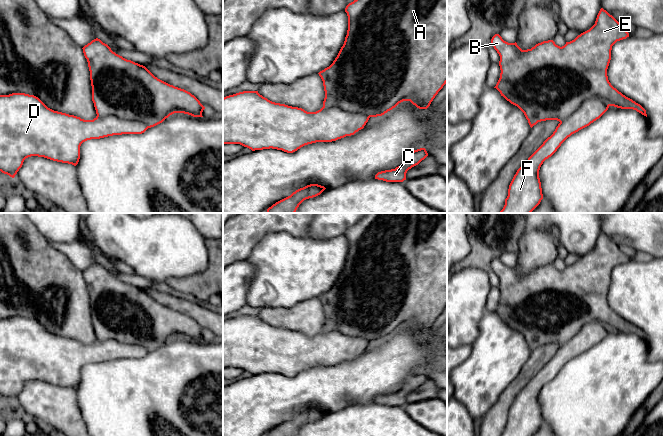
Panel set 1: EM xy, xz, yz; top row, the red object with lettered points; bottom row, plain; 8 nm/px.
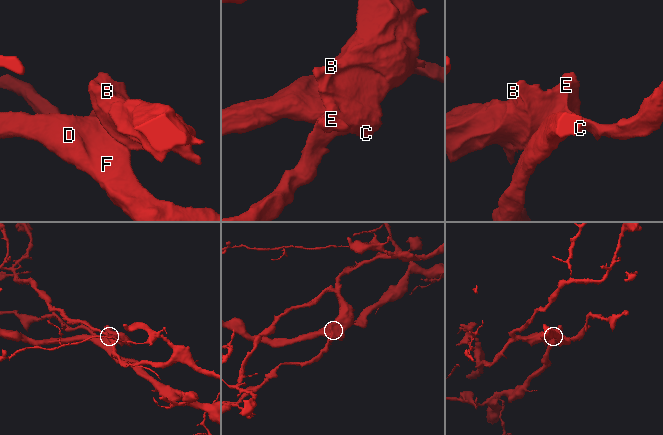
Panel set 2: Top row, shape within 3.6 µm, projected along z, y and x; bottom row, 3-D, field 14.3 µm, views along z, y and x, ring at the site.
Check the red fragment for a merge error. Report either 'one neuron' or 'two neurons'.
two neurons

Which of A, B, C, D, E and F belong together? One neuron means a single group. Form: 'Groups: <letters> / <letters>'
Groups: A B C E / D F

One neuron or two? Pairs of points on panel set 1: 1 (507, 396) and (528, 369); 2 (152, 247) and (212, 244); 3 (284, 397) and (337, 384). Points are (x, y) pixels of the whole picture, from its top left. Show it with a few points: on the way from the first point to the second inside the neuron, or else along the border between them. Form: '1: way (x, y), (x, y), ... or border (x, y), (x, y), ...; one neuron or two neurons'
1: way (513, 389), (525, 376); one neuron
2: border (204, 239), (208, 253), (208, 265), (205, 268); two neurons
3: way (297, 393), (314, 387), (324, 387); one neuron

